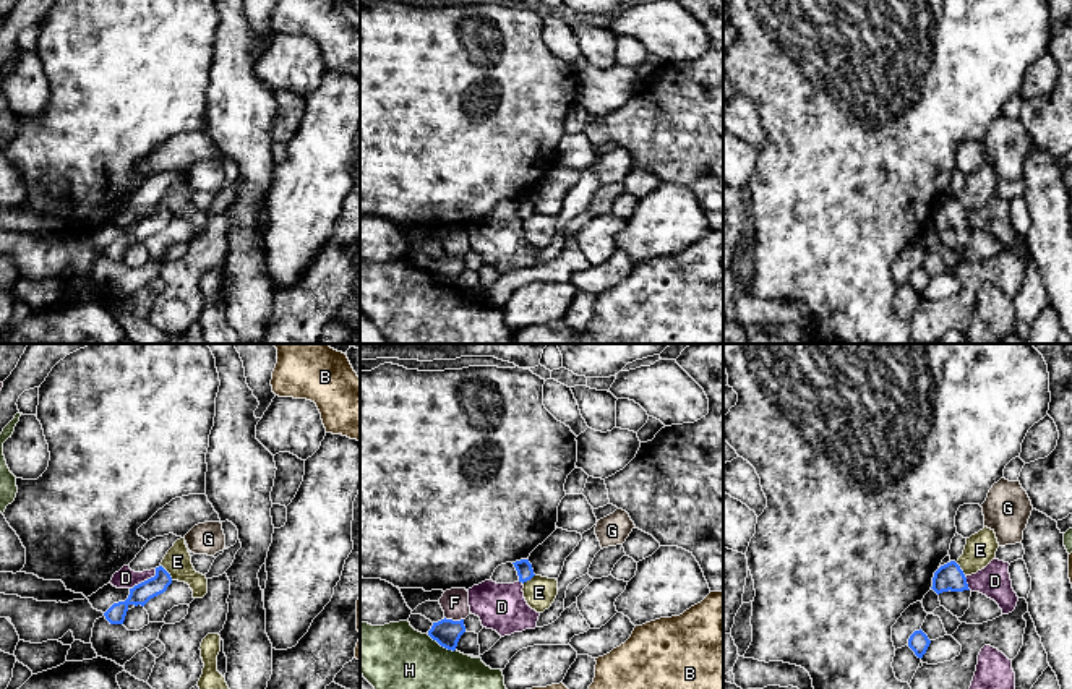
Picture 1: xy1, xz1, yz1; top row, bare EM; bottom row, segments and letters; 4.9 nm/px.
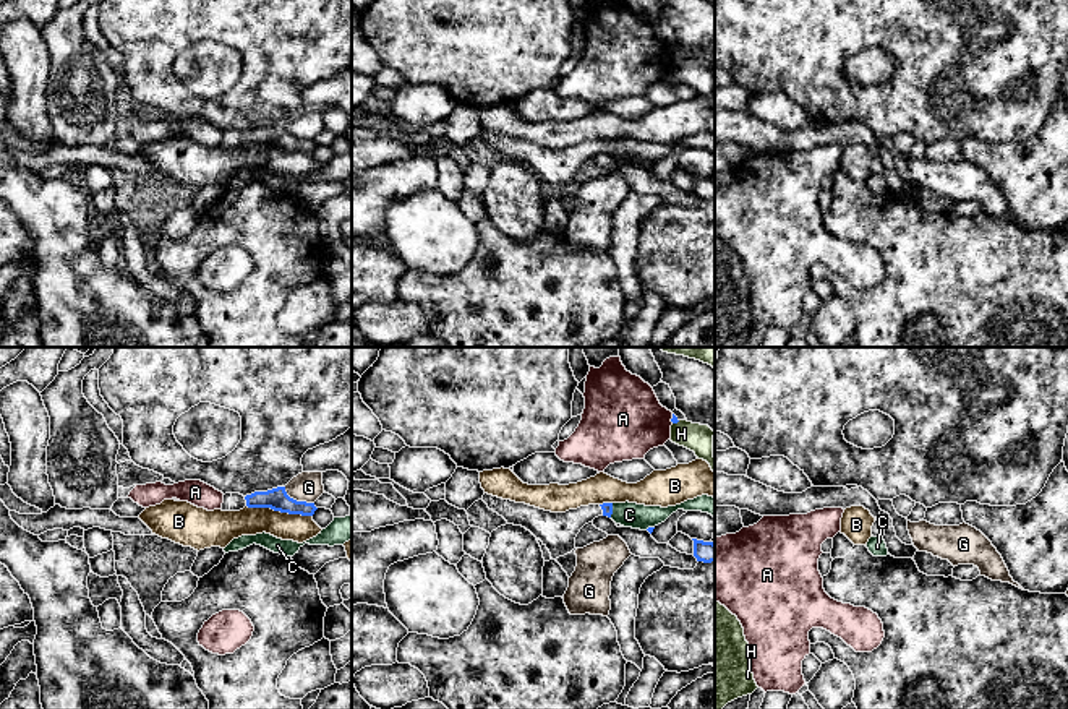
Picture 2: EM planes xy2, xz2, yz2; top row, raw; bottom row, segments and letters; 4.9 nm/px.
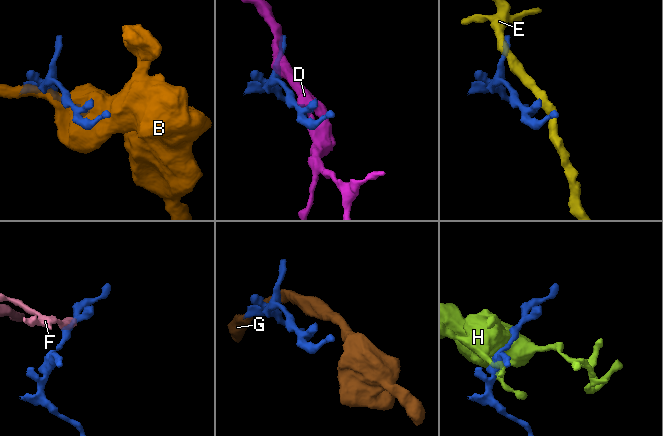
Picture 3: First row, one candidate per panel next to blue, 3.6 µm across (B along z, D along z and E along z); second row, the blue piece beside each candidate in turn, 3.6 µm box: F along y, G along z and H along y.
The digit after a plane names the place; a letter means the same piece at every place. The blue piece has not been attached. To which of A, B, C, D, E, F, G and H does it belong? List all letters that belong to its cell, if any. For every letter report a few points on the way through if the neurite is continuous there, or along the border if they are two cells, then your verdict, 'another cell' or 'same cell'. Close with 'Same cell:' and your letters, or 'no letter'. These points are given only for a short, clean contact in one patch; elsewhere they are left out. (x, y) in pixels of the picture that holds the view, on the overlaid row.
A: along xz2 (673, 414), (671, 422) | another cell
B: along xy2 (247, 505), (311, 516) | another cell
C: along xz2 (613, 503), (610, 516) | another cell
D: along xy1 (156, 569), (153, 576), (130, 589) | another cell
E: along xy1 (161, 564), (172, 579) | another cell
F: along xz1 (445, 616), (463, 620) | another cell
G: another cell
H: another cell
Same cell: no letter

